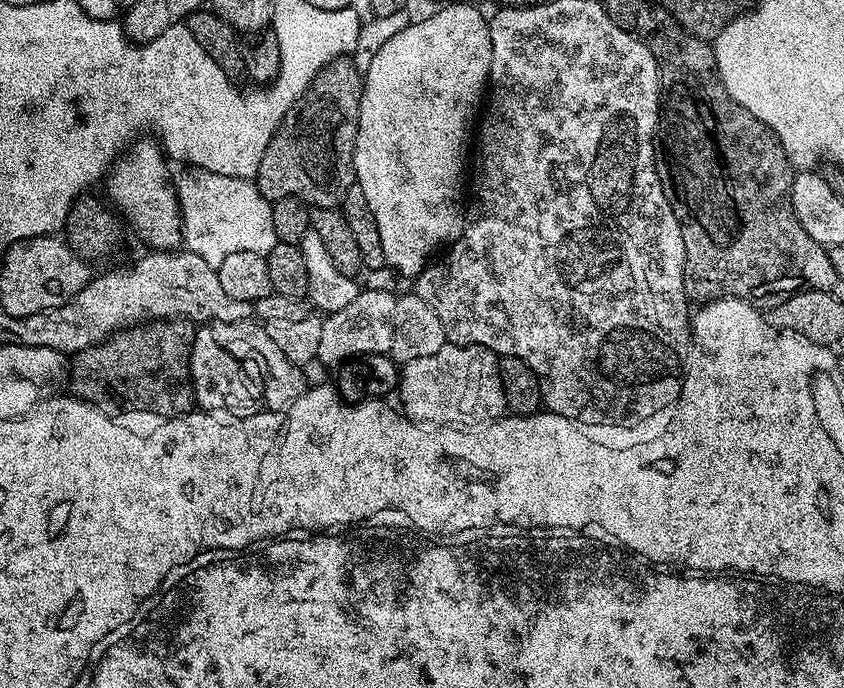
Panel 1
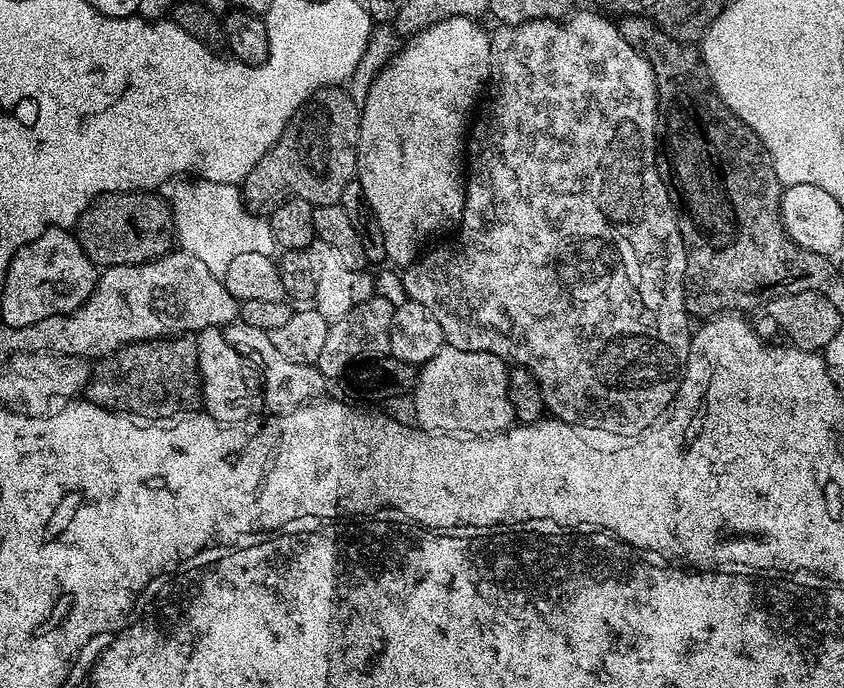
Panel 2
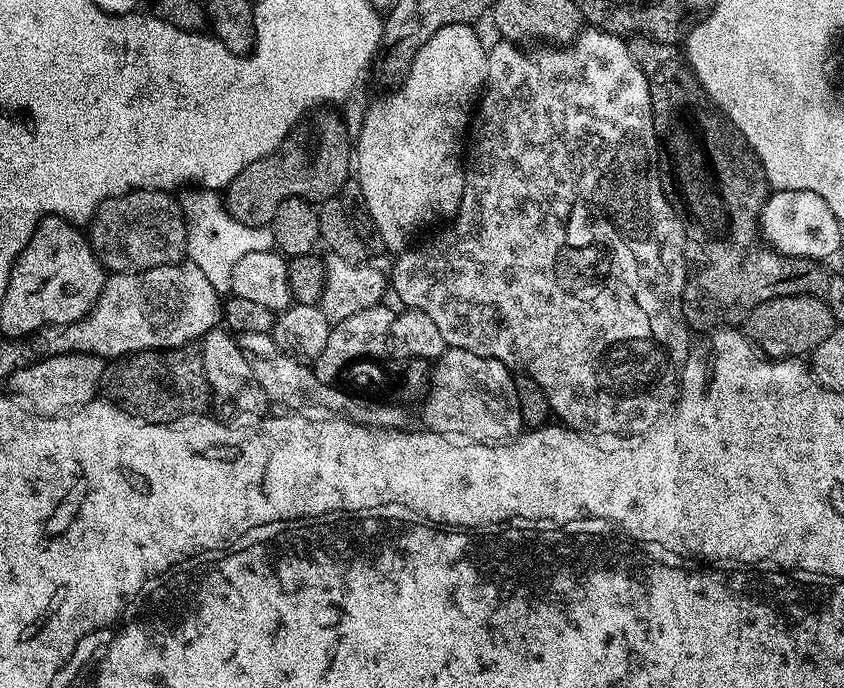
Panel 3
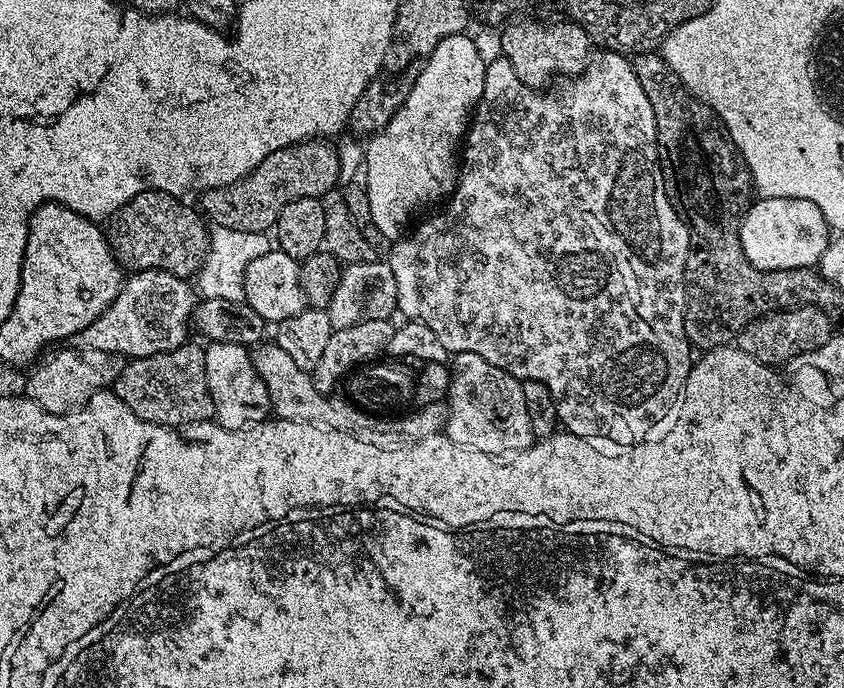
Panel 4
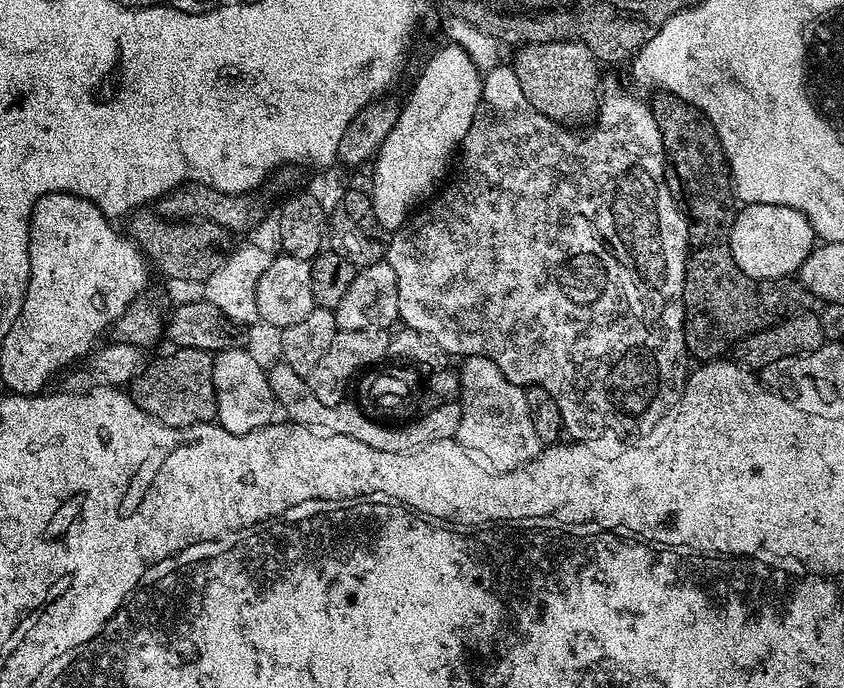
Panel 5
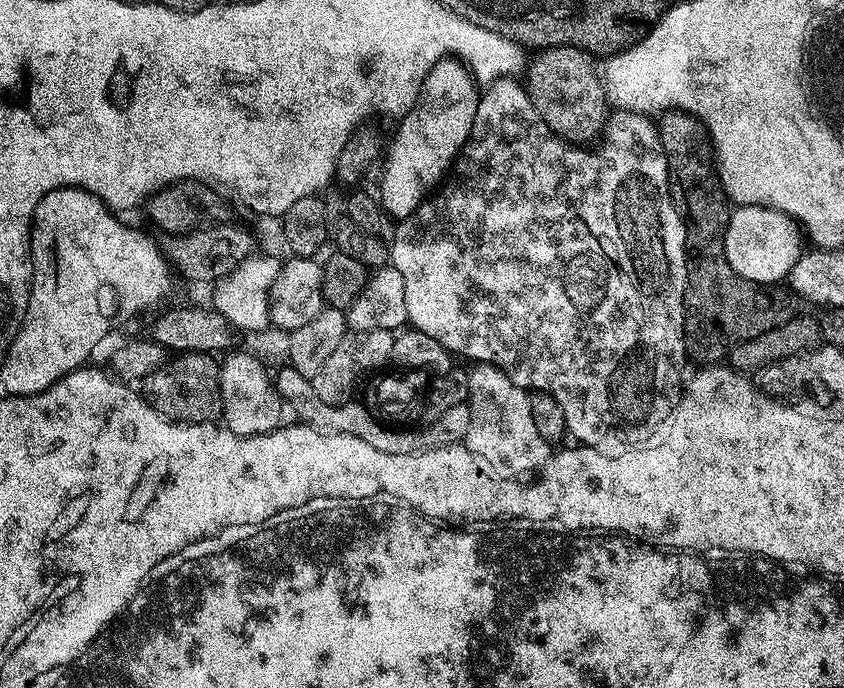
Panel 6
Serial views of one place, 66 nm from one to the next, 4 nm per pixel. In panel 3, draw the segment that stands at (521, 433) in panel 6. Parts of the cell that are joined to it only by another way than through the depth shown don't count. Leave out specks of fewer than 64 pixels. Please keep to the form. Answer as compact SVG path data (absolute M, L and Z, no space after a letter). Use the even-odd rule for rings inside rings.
M445 347L444 353L432 364L432 386L428 389L428 394L423 401L422 407L424 407L424 424L428 427L425 429L431 430L436 434L443 434L449 438L463 438L465 441L473 444L503 444L505 442L512 442L515 441L517 436L521 435L524 428L522 410L518 406L518 390L516 389L516 381L512 369L494 358L485 358L485 356L479 356L478 354L470 354L470 350L462 350L461 348Z

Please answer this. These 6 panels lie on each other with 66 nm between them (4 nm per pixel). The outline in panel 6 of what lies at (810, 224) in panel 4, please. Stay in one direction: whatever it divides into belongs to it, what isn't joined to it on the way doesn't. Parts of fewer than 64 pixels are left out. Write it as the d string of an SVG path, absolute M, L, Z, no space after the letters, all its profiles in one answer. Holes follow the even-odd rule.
M742 204L731 209L724 228L724 253L730 270L761 286L773 286L785 279L802 255L801 231L792 217L761 204Z

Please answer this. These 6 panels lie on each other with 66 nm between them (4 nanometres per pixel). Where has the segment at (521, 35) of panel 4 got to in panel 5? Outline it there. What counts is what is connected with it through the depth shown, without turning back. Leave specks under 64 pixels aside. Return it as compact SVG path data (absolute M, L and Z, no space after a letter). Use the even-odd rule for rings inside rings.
M525 43L523 46L517 47L515 52L514 67L517 74L520 75L518 86L522 90L522 94L526 94L526 102L530 102L530 106L534 106L534 110L538 110L554 123L565 126L580 126L576 124L584 123L587 125L595 117L598 111L598 97L595 87L595 69L592 68L592 56L589 55L588 49L578 44L539 47Z

